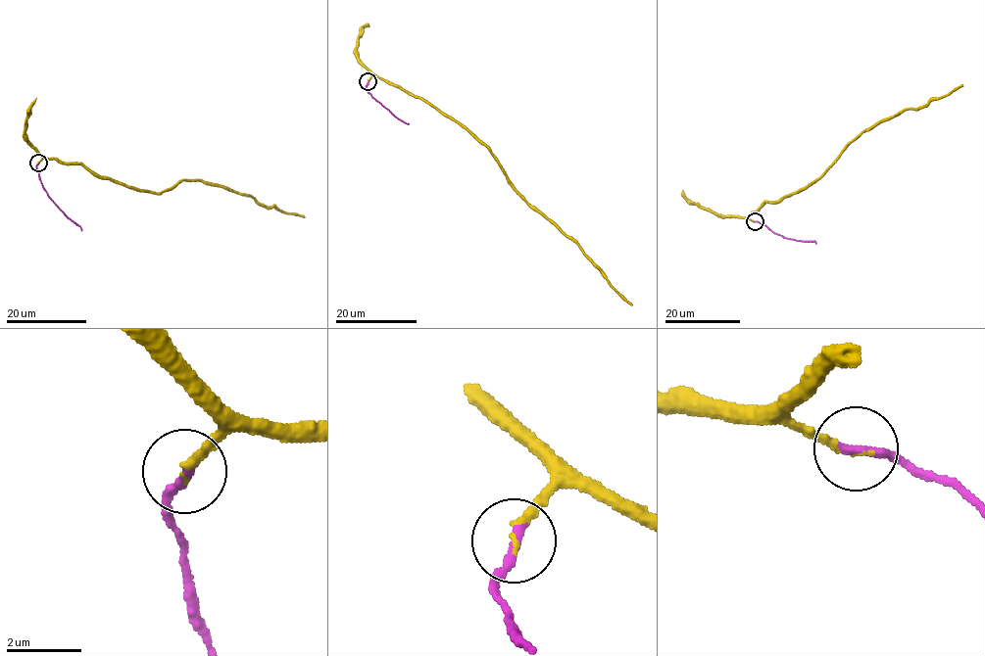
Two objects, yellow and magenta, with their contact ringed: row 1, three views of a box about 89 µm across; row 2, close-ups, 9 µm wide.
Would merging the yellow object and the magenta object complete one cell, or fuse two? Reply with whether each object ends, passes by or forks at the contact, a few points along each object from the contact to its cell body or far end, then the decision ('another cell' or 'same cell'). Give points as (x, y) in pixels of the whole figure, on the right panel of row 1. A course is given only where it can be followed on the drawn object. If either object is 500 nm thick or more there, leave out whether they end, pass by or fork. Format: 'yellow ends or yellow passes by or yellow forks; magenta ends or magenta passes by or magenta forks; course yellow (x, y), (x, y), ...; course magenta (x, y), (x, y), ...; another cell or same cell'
yellow ends; magenta ends; course yellow (755, 222), (748, 215), (763, 203), (776, 201), (819, 179), (863, 130), (963, 85); course magenta (755, 221), (791, 239), (812, 240), (816, 244); same cell

